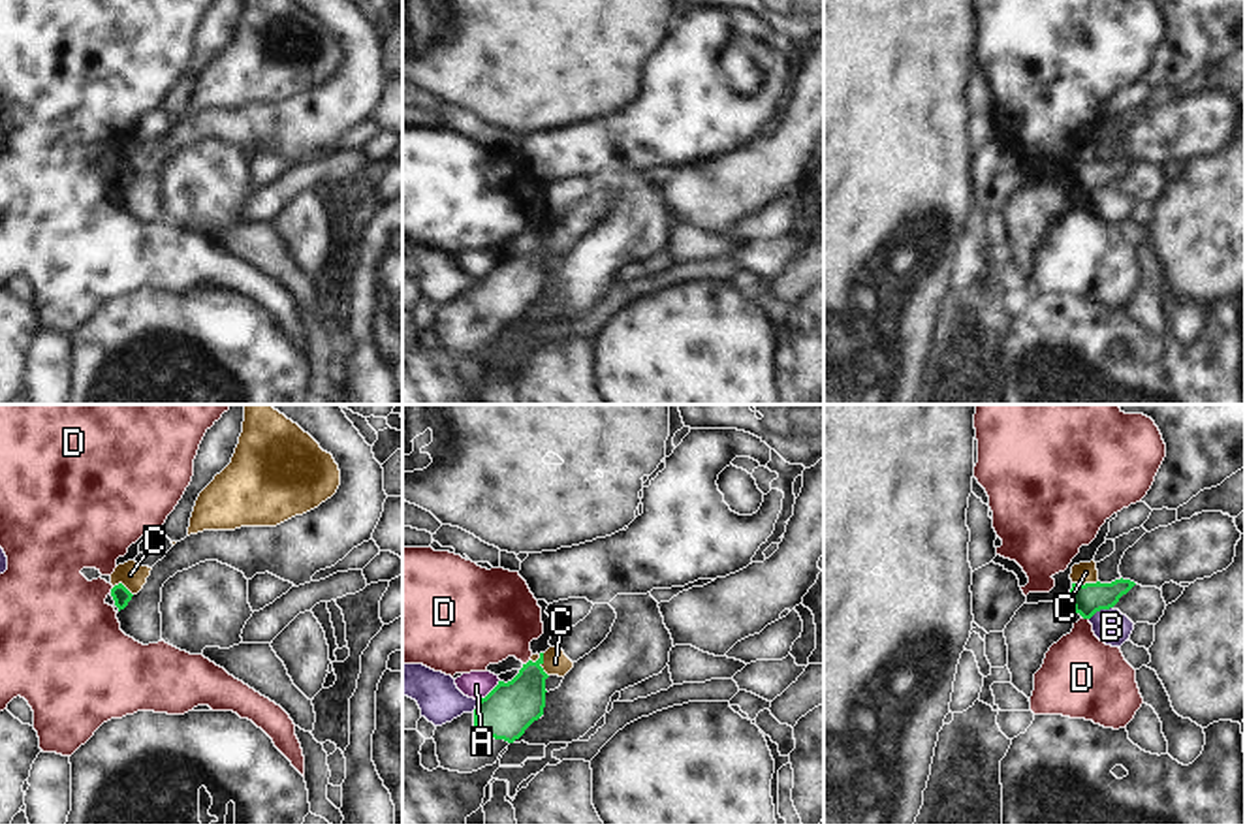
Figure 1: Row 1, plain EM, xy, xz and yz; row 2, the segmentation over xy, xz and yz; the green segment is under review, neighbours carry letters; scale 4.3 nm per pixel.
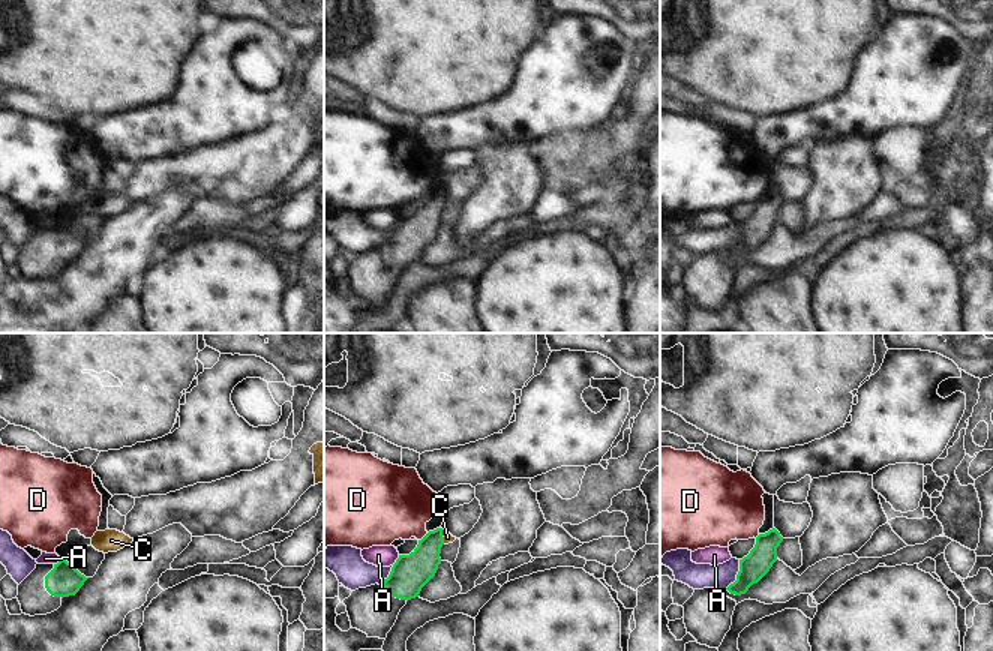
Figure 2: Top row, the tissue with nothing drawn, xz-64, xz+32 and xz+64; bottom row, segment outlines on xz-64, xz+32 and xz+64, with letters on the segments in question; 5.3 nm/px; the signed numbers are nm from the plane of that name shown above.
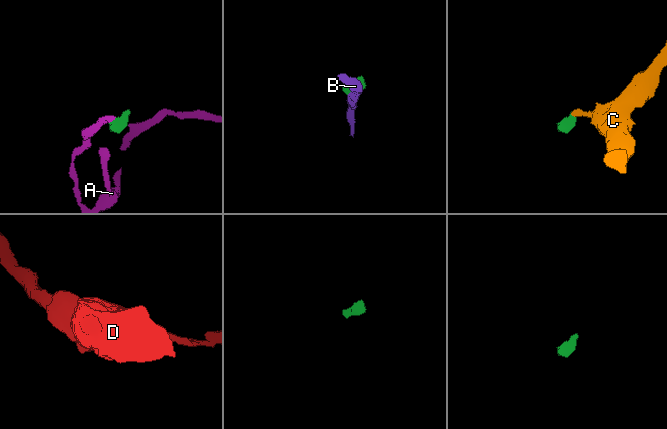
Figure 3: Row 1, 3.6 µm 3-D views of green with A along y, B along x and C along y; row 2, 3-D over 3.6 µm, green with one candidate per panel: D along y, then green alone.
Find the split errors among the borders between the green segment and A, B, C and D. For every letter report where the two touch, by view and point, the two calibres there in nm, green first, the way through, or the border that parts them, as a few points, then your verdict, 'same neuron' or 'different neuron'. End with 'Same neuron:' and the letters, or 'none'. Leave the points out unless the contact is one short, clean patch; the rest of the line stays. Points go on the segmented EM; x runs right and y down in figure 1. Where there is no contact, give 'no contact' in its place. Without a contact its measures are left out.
A: xz (491, 691) | 220/120 nm | along xz (499, 680), (478, 700) | different neuron
B: yz (1101, 608) | 130/150 nm | along yz (1112, 606), (1101, 608), (1089, 619) | different neuron
C: xz (542, 663) | 220/110 nm | along xz (531, 659), (536, 661), (540, 657), (542, 670), (548, 676) | different neuron
D: xz (527, 663) | 220/380 nm | along xz (529, 659), (523, 665) | different neuron
Same neuron: none

